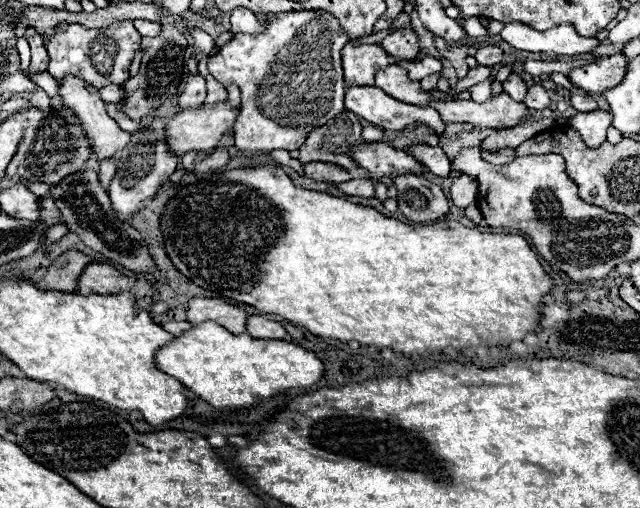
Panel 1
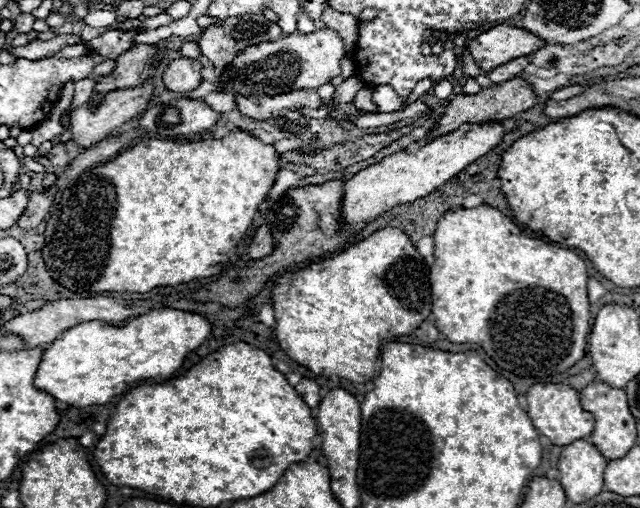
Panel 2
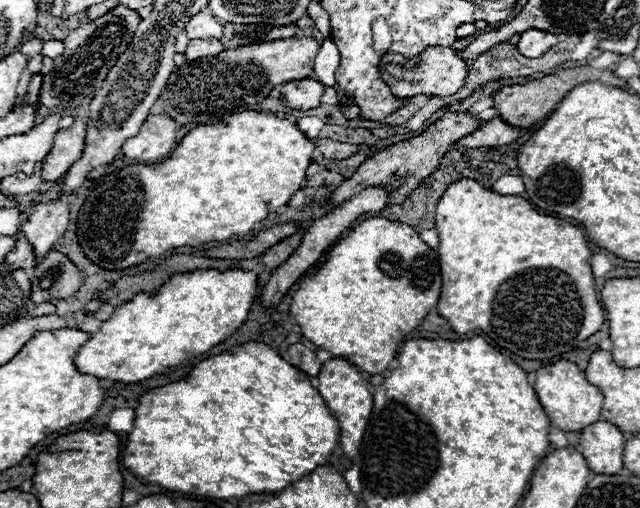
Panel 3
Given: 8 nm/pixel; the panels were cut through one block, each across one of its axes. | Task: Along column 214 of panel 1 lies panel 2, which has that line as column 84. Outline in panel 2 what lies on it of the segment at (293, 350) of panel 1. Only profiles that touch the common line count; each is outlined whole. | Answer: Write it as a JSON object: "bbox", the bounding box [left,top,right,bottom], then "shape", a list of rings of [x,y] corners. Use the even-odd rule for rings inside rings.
{"bbox":[34,308,210,406],"shape":[[[174,308],[152,310],[150,314],[132,318],[126,324],[116,324],[116,326],[104,324],[102,320],[76,324],[74,328],[66,330],[62,336],[58,336],[58,340],[54,340],[54,344],[50,344],[44,350],[38,372],[34,376],[34,386],[70,406],[104,404],[112,396],[122,394],[126,390],[126,382],[174,374],[180,368],[186,354],[192,352],[194,348],[198,348],[208,338],[208,334],[210,334],[210,324],[206,322],[204,316],[190,314],[184,310],[174,310]]]}

